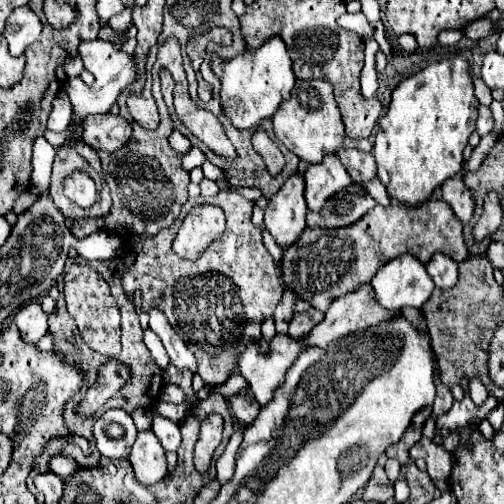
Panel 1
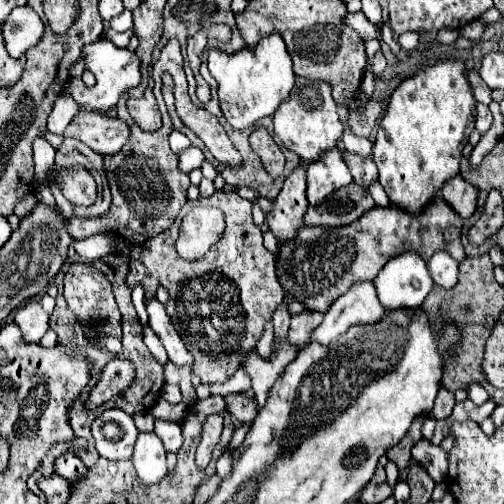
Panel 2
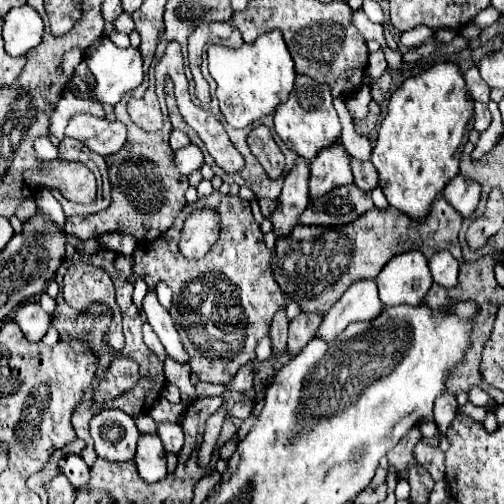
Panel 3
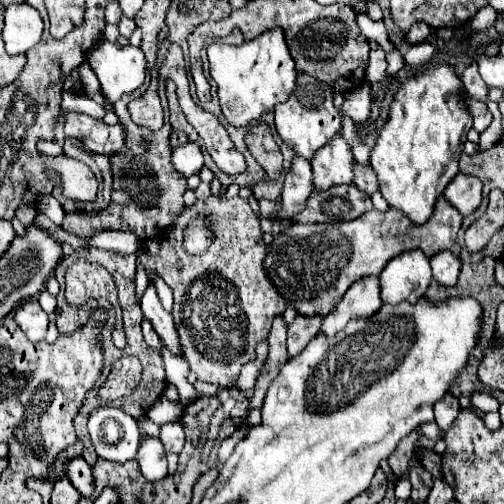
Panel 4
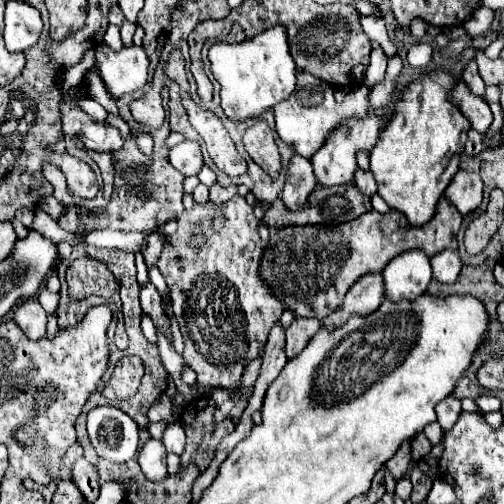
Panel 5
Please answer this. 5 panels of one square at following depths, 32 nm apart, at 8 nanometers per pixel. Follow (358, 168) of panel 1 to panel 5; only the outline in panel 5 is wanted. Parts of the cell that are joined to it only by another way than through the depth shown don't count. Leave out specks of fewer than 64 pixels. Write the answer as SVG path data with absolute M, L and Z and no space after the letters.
M358 170L356 176L354 176L354 186L364 194L364 196L374 196L376 194L376 180L370 172L362 172Z

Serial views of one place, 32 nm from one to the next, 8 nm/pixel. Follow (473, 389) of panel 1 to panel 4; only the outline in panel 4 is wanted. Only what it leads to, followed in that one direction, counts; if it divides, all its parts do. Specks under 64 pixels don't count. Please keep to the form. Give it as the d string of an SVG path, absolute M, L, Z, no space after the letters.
M474 392L472 404L476 408L480 408L482 412L498 412L498 408L500 408L500 402L488 392Z

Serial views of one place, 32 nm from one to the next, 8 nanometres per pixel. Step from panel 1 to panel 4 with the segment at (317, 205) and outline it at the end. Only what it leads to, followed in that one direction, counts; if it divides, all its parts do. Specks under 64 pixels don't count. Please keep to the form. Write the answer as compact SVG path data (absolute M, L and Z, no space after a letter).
M342 132L332 136L332 140L314 154L310 164L314 172L314 186L318 190L336 184L350 184L354 178L352 146L344 140Z

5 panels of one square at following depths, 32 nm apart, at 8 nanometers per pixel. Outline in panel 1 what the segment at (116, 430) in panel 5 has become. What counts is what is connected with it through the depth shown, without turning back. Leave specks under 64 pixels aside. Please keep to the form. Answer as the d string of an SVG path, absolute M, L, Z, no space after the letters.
M106 410L94 422L96 448L102 456L110 460L128 458L136 434L138 430L132 422L132 416L126 414L124 410Z

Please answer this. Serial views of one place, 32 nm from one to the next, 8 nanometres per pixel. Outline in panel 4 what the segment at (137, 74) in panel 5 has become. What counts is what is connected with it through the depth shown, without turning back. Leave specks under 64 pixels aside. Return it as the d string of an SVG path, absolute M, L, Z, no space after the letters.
M100 40L100 44L96 44L96 48L92 48L90 68L96 72L102 94L108 98L108 102L116 102L116 100L120 100L122 94L138 90L146 80L146 56L140 48L134 48L130 44L124 48L116 48L114 44Z

